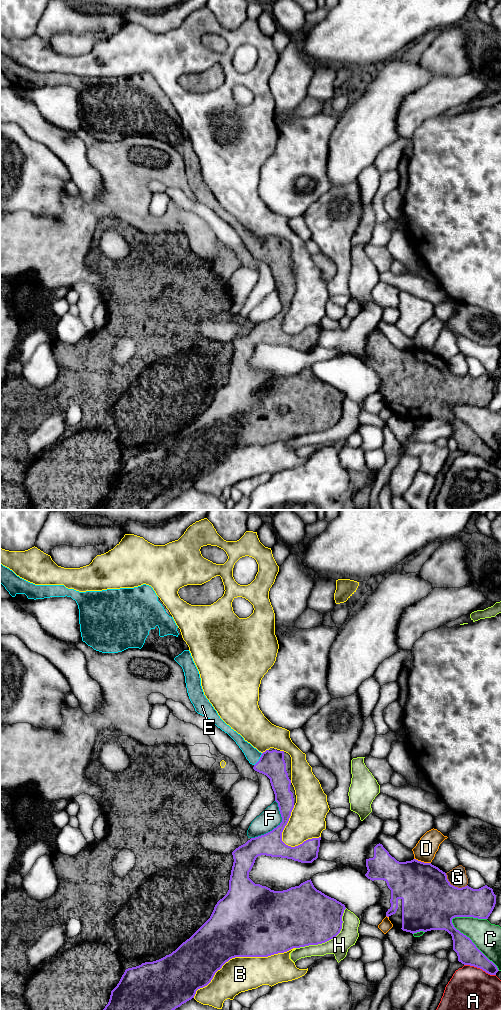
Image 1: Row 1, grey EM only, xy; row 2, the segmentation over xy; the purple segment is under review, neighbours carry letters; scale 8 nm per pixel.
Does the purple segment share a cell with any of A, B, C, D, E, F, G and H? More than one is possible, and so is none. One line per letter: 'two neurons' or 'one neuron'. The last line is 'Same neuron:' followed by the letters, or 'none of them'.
A: two neurons
B: two neurons
C: two neurons
D: two neurons
E: one neuron
F: two neurons
G: two neurons
H: two neurons
Same neuron: E

